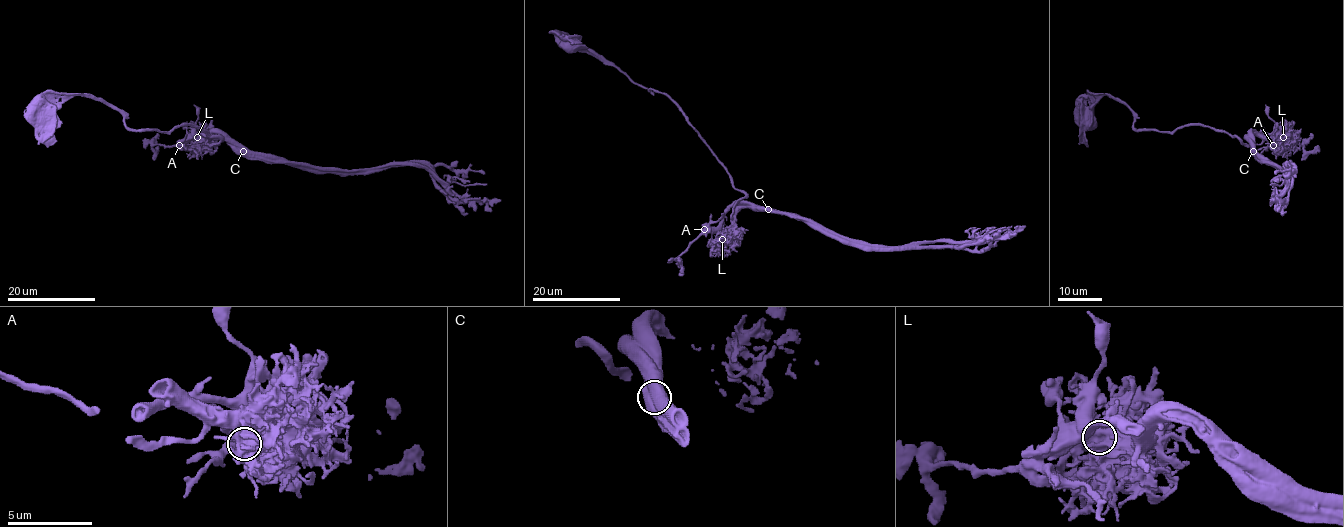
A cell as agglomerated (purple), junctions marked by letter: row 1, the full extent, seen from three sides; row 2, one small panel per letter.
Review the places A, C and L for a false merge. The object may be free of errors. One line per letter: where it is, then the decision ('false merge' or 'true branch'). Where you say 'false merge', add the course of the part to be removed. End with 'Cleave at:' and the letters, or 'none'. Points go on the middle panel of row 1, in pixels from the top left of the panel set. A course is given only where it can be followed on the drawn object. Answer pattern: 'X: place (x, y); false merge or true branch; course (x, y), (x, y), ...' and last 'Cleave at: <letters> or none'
A: place (704, 229); true branch
C: place (768, 209); false merge; course (768, 209), (799, 215), (835, 235), (870, 247), (959, 247), (982, 239), (1008, 239), (1026, 225)
L: place (722, 239); true branch
Cleave at: C

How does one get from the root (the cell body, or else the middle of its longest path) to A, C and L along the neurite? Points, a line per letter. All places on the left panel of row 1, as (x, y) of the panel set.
A: (45, 122), (74, 95), (92, 94), (130, 128), (195, 125), (220, 139), (207, 144), (196, 128), (179, 145)
C: (45, 122), (74, 95), (92, 94), (130, 128), (195, 125), (220, 139), (207, 144), (224, 133), (243, 150)
L: (45, 122), (74, 95), (92, 94), (130, 128), (195, 125), (220, 140), (197, 137)

